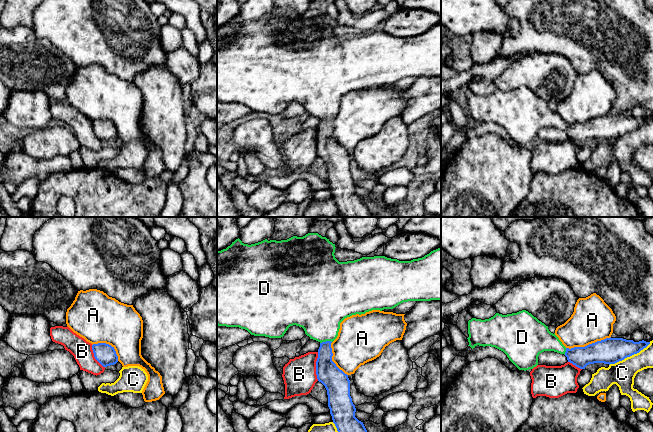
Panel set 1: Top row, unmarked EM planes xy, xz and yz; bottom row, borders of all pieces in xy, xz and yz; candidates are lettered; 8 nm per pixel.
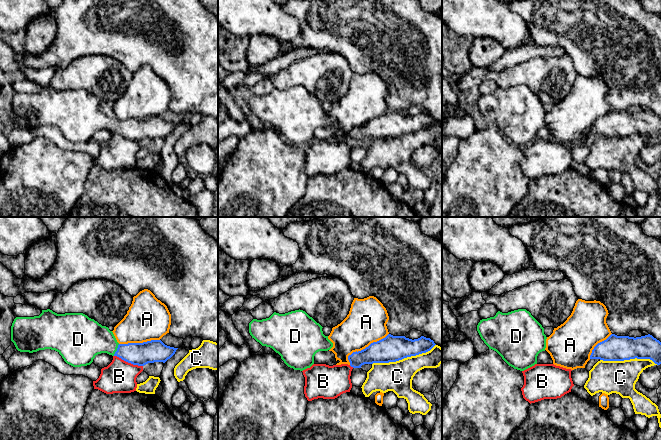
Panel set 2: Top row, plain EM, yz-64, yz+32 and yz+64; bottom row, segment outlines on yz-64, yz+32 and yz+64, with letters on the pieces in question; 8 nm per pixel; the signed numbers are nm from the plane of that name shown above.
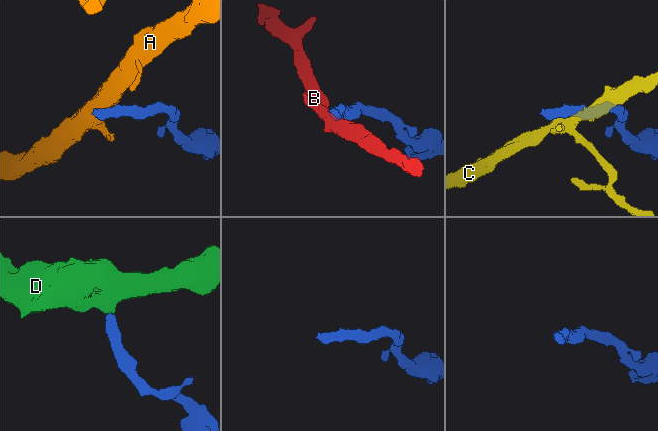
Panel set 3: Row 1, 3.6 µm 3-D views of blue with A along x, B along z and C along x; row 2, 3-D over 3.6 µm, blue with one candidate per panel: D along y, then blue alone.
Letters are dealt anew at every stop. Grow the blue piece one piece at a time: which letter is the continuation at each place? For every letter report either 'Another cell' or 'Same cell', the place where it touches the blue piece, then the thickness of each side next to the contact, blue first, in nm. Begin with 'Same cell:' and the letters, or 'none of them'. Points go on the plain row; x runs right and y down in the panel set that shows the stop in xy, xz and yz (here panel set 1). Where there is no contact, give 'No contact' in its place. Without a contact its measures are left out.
Same cell: D
A: Another cell. Touches blue at yz (589, 120). Thickness 200 nm (blue) against 340 nm
B: Another cell. Touches blue at xz (316, 142). Thickness 200 nm (blue) against 280 nm
C: Another cell. Touches blue at yz (629, 132). Thickness 200 nm (blue) against 200 nm
D: Same cell. Touches blue at xz (326, 117). Thickness 180 nm (blue) against 380 nm

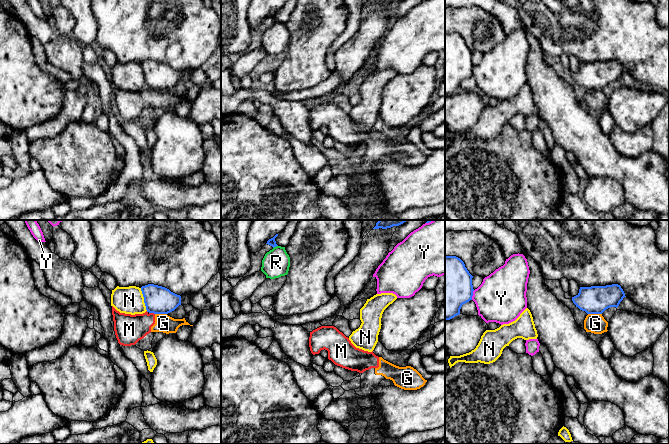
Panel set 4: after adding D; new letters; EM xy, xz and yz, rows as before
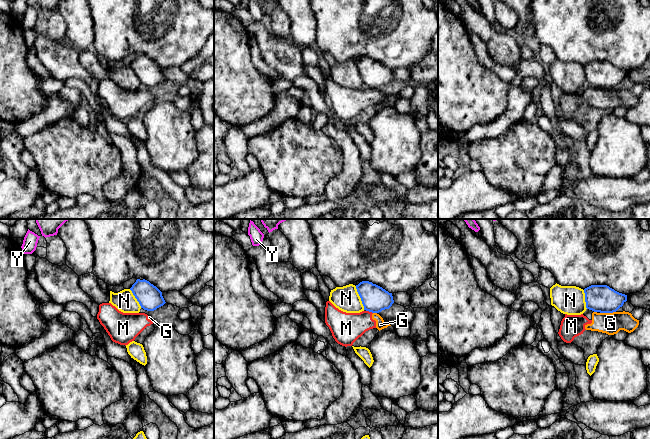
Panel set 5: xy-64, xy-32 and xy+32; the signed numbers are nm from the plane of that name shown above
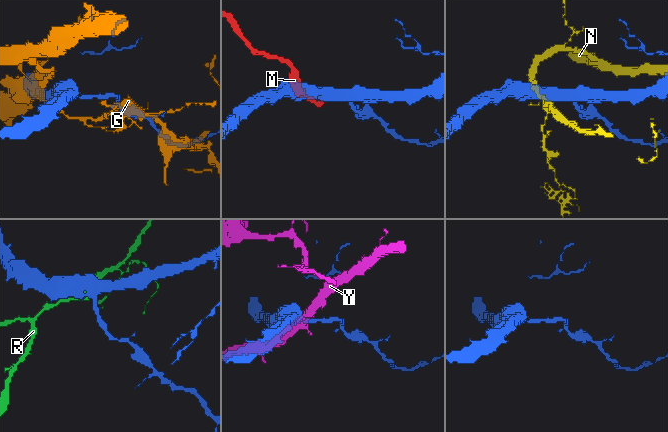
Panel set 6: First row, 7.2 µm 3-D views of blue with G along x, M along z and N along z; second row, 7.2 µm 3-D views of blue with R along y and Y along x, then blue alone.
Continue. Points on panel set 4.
Same cell: none of them
G: Another cell. Touches blue at yz (595, 89). Thickness 220 nm (blue) against 160 nm
M: Another cell. Touches blue at xy (152, 88). Thickness 220 nm (blue) against 240 nm
N: Another cell. Touches blue at xy (144, 75). Thickness 220 nm (blue) against 220 nm
R: Another cell. Touches blue at xz (275, 22). Thickness 60 nm (blue) against 220 nm
Y: Another cell. Touches blue at yz (472, 71). Thickness 420 nm (blue) against 400 nm

